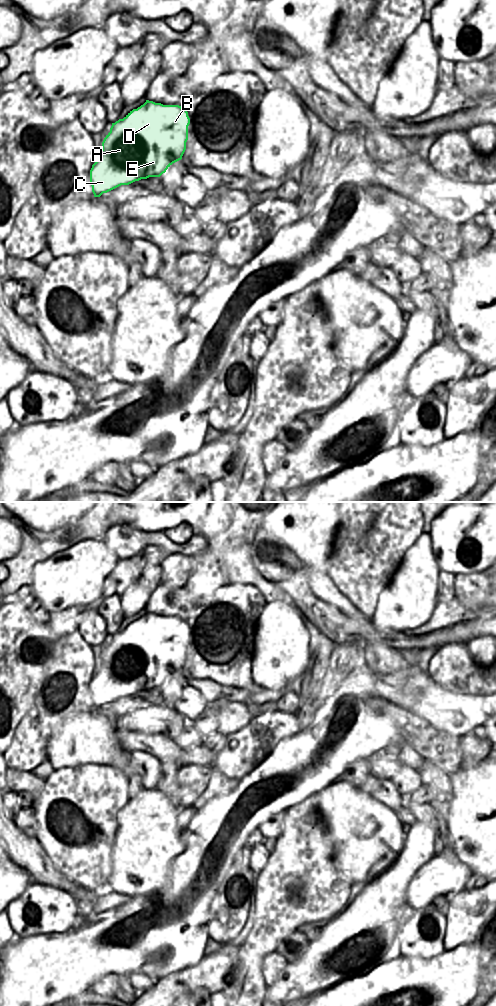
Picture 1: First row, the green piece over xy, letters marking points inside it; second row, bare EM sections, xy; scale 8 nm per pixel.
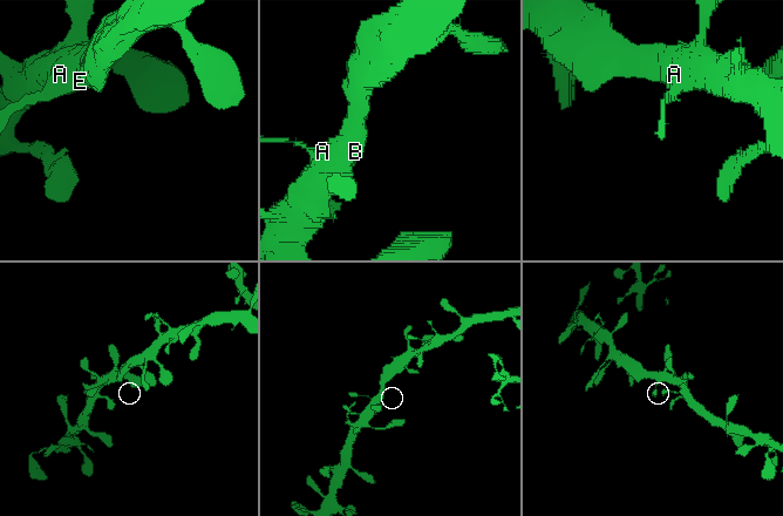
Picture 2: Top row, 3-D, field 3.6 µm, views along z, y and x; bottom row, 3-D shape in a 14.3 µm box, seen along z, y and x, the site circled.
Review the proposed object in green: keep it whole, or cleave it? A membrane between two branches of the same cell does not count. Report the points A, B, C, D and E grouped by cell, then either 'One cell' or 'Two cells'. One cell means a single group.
Groups: A B C D E. One cell.

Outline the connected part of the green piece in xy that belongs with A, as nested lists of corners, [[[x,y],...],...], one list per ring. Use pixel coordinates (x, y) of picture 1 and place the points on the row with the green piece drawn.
[[[146,102],[130,111],[123,119],[112,123],[102,142],[98,160],[90,170],[90,184],[94,197],[100,197],[121,185],[141,179],[160,177],[175,162],[182,159],[188,140],[190,118],[179,105]]]

